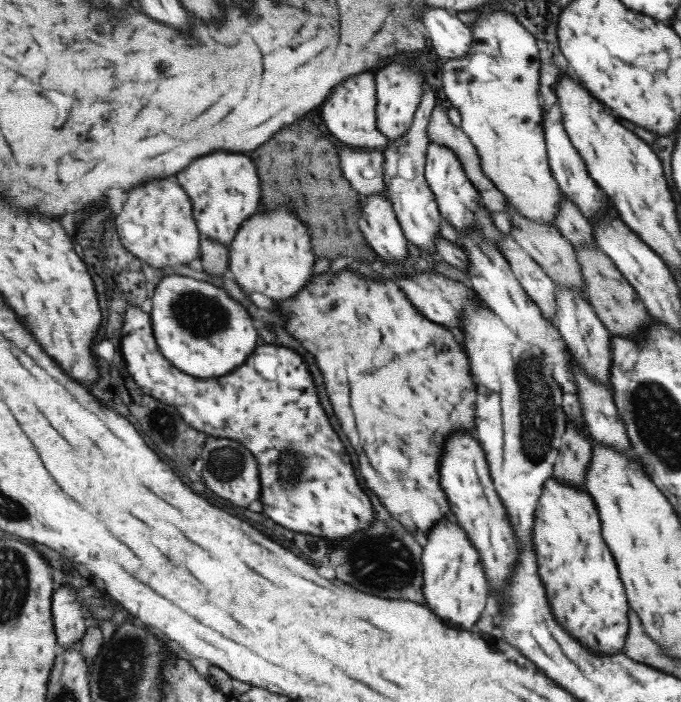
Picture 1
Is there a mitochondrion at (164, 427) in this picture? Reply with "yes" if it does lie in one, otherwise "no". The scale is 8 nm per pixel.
yes

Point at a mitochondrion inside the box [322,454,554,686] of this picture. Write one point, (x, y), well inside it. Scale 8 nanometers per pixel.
(390, 570)

